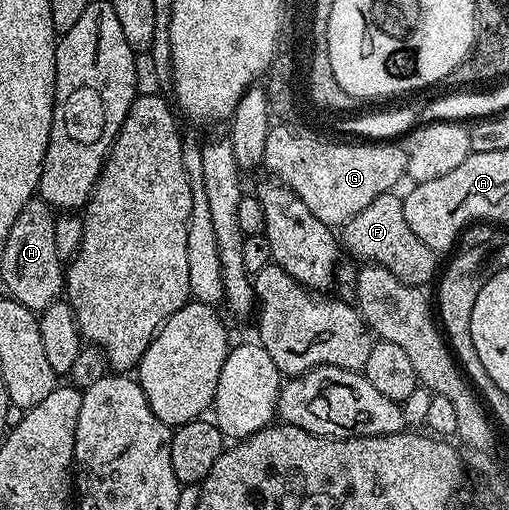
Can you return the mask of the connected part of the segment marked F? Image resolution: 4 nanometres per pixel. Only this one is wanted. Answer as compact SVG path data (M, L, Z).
M393 191L385 192L376 197L360 214L356 214L344 225L340 232L340 244L366 264L378 264L384 270L396 274L400 282L415 286L426 286L430 279L435 279L439 271L439 253L433 252L408 226L408 218L404 218L402 196Z

